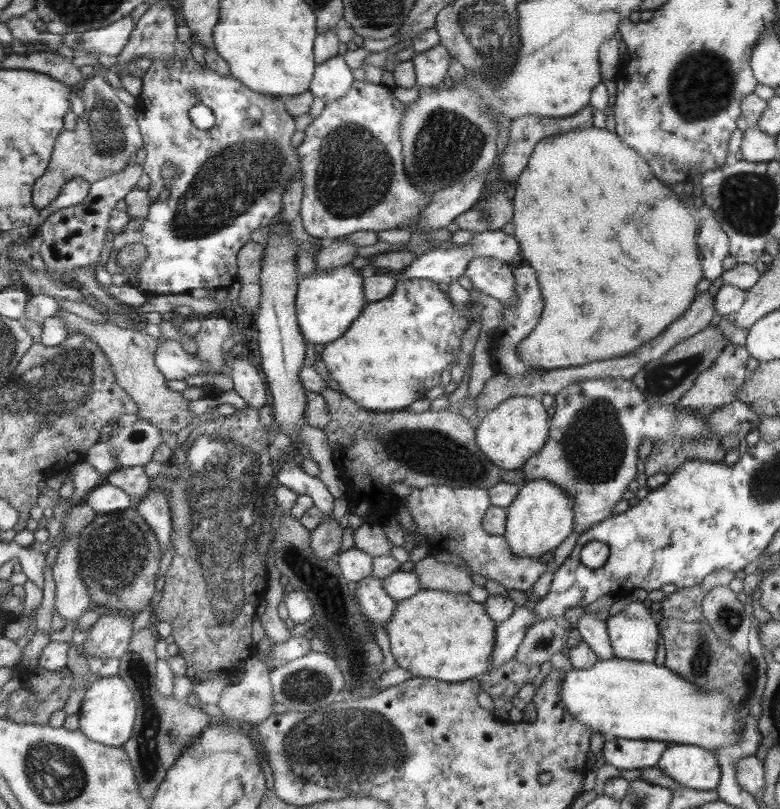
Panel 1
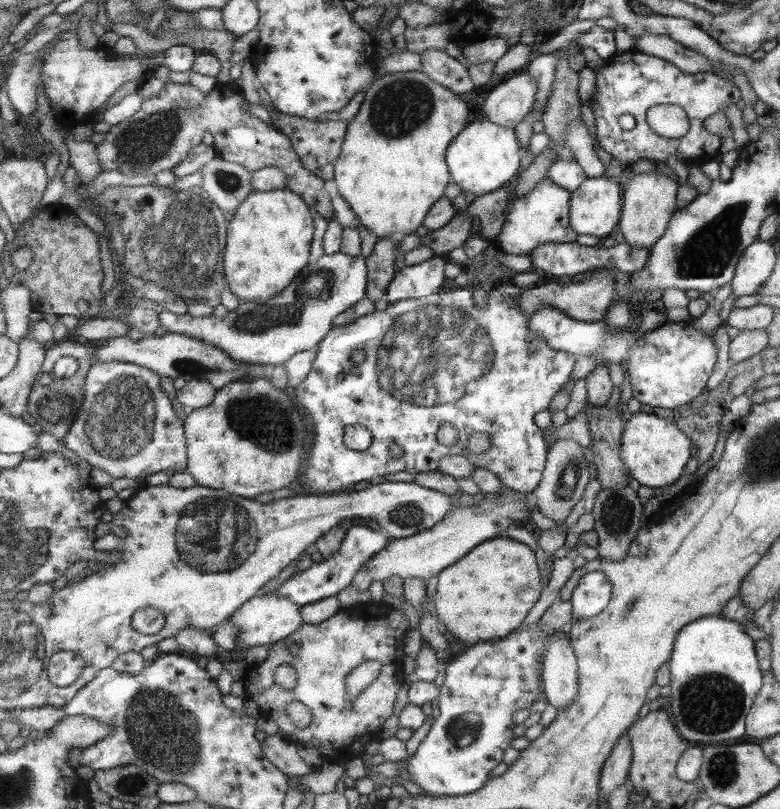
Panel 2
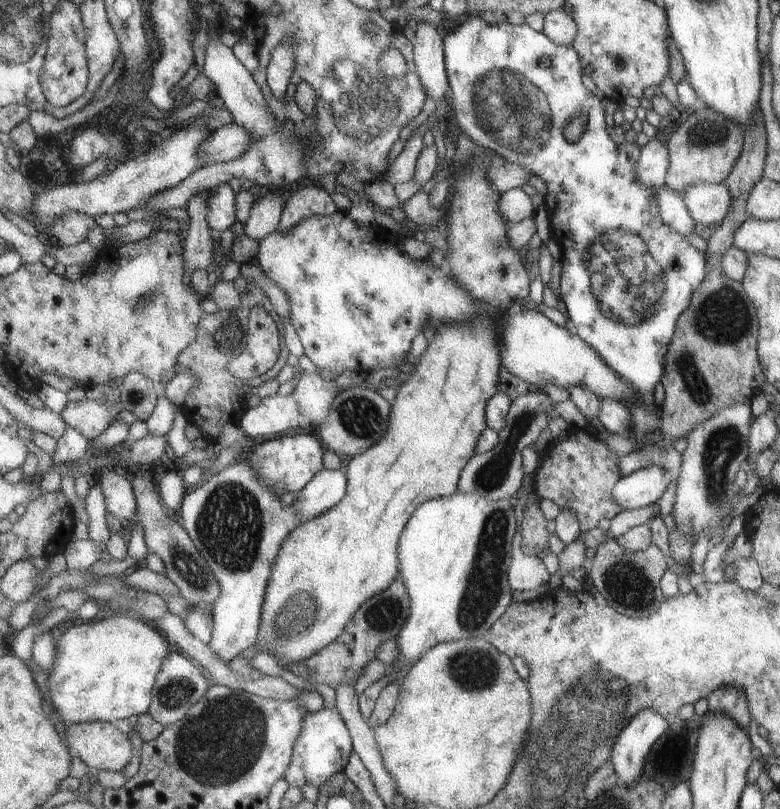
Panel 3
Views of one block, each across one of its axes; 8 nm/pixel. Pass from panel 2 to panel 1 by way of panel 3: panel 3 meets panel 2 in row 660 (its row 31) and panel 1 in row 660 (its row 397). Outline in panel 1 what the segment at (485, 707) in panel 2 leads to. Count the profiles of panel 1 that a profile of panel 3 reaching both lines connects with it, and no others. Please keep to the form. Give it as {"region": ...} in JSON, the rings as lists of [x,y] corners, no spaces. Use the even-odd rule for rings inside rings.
{"region":[[[629,601],[621,612],[606,620],[606,626],[618,658],[652,663],[658,650],[660,630],[644,604]]]}

